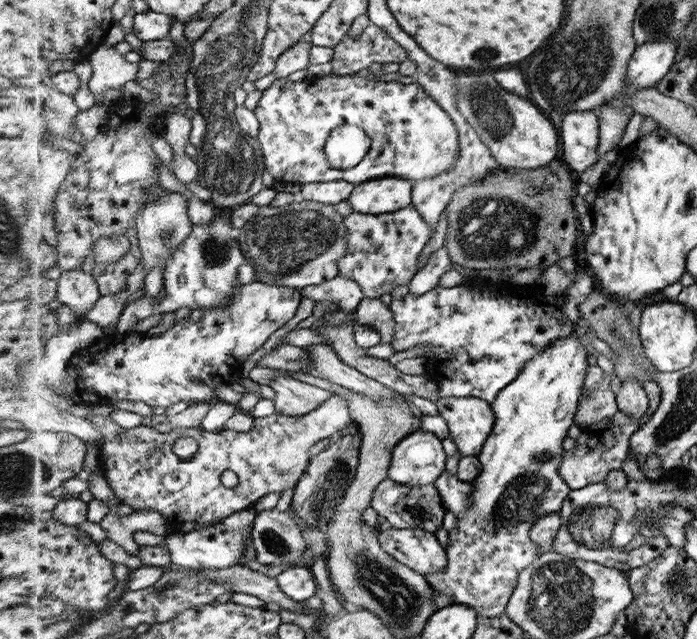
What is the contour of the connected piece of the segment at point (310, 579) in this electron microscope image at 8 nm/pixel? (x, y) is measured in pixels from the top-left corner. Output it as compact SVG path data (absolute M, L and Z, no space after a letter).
M292 566L281 571L279 576L280 590L296 602L303 602L316 594L317 580L309 566Z

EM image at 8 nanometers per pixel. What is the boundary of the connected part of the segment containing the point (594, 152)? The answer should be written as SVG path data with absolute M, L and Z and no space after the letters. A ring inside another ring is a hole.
M592 110L568 112L560 134L563 157L573 170L582 172L599 160L599 116Z

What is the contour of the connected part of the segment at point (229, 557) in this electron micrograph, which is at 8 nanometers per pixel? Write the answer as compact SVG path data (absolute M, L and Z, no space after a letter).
M255 508L229 516L225 521L199 531L169 535L164 548L169 550L174 564L194 568L195 570L220 570L242 565L242 559L248 552L249 542L253 538L253 528L258 510Z

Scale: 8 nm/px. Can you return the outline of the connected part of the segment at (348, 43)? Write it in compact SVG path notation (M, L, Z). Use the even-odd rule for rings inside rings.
M370 23L362 28L362 34L356 38L346 34L346 38L340 41L338 45L333 46L333 57L329 62L334 75L356 75L359 70L367 68L373 62L386 64L389 62L401 63L406 61L407 50L388 34L384 27Z

